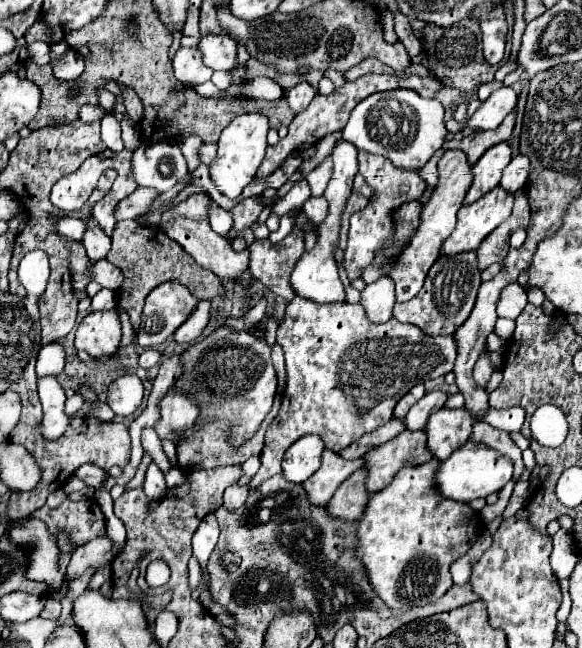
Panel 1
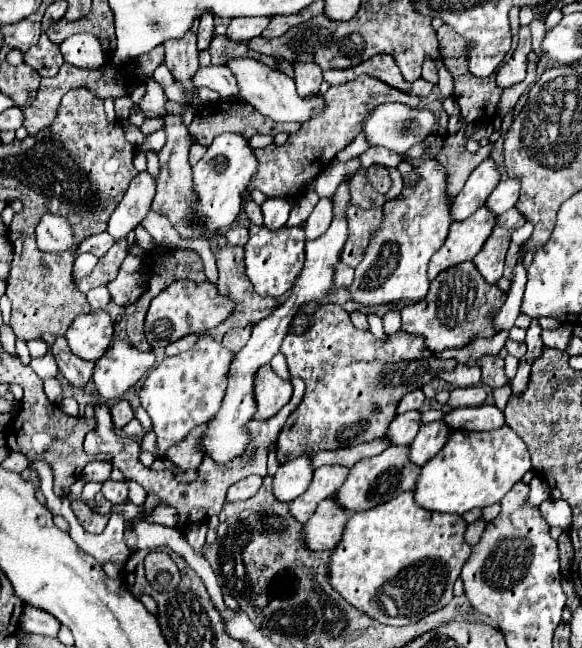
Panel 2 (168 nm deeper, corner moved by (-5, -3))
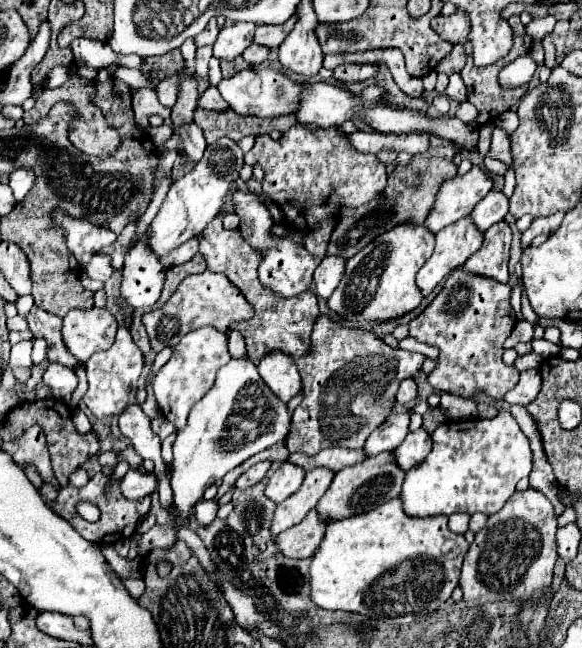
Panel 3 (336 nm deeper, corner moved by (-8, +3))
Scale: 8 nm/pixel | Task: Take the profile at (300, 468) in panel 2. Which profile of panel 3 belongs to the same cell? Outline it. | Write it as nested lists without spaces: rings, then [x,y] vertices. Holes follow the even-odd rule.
[[[283,462],[281,468],[275,470],[275,474],[269,478],[269,482],[265,486],[265,496],[269,500],[273,500],[275,504],[283,502],[285,498],[289,498],[291,494],[295,494],[299,490],[303,478],[305,478],[305,470],[301,470],[295,464]]]

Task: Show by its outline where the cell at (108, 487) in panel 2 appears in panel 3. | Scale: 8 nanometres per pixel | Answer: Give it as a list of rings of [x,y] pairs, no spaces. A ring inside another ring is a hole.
[[[129,470],[121,480],[121,490],[125,498],[143,498],[157,490],[157,476],[141,470]]]

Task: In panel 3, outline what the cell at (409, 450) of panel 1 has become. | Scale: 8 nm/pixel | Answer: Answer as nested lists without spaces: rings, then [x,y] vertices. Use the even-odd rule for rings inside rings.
[[[381,452],[373,458],[365,458],[365,462],[347,466],[345,470],[337,472],[329,490],[323,494],[323,498],[317,504],[319,518],[323,522],[335,522],[339,518],[357,516],[363,512],[373,510],[373,506],[381,506],[383,502],[397,498],[401,492],[405,472],[395,464],[391,452]]]

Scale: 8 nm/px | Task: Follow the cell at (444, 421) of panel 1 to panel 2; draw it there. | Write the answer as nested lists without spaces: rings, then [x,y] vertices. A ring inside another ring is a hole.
[[[444,420],[424,424],[416,440],[410,444],[410,460],[418,466],[426,464],[426,460],[432,460],[442,450],[442,444],[450,440],[450,432],[452,428],[446,426]]]

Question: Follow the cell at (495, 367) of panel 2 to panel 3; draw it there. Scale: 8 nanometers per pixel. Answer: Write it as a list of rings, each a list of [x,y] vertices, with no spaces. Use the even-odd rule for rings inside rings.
[[[461,268],[447,276],[443,290],[435,300],[409,324],[409,334],[419,342],[439,348],[437,366],[427,376],[435,392],[449,392],[463,398],[487,394],[489,398],[503,398],[517,382],[515,366],[503,364],[503,342],[515,328],[511,308],[511,286],[483,276],[473,276]]]

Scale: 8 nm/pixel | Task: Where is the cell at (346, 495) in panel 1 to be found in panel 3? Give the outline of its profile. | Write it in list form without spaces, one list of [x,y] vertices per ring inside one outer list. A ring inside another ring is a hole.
[[[311,510],[305,520],[301,520],[293,528],[281,532],[275,538],[277,548],[287,558],[311,558],[311,554],[317,552],[317,544],[321,542],[325,528],[327,528],[327,524],[319,520],[317,510]]]

